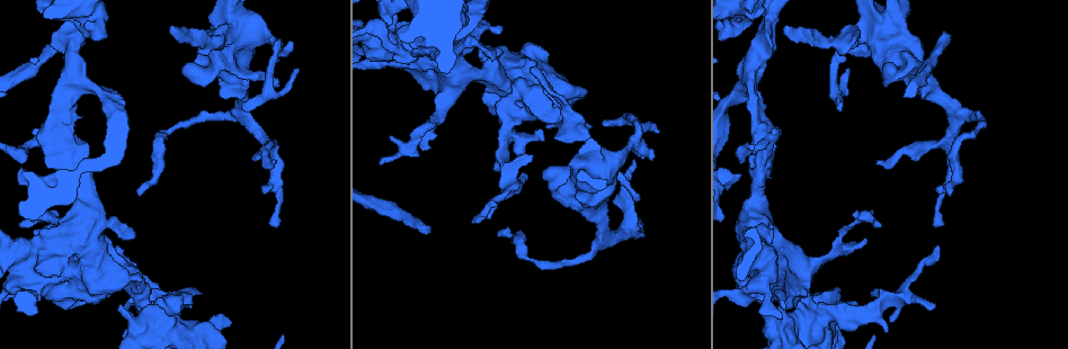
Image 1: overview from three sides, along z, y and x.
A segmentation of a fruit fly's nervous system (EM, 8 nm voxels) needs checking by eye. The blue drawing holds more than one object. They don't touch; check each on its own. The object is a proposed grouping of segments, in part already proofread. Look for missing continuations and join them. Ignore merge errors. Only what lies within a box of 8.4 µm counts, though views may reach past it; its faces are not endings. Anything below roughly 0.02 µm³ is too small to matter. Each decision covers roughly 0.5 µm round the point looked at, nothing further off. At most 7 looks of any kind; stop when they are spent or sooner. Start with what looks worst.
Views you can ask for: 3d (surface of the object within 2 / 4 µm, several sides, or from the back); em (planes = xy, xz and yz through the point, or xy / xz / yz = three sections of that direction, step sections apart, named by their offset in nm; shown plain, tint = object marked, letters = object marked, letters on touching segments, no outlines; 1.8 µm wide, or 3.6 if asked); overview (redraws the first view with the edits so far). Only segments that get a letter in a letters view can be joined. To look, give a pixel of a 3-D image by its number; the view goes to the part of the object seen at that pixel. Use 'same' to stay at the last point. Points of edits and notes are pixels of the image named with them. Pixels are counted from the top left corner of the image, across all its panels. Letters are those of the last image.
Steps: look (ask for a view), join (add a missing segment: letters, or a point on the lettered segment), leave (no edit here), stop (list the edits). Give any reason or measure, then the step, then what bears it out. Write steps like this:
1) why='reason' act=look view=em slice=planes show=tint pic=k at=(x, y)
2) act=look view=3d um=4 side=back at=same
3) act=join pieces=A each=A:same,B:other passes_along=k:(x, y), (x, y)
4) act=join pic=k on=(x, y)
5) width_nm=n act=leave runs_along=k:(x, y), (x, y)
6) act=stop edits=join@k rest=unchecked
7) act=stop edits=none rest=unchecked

why='free end' act=look view=em slice=xy step=8 show=tint pic=1 at=(945, 35)

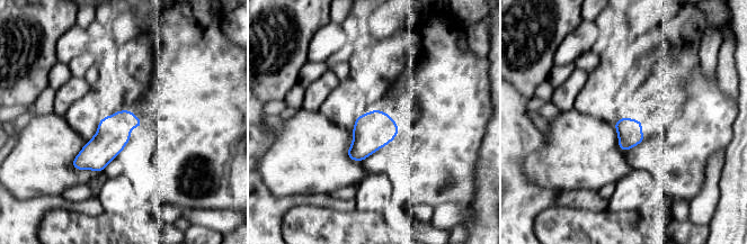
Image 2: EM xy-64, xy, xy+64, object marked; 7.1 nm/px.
act=look view=em slice=planes show=letters at=same

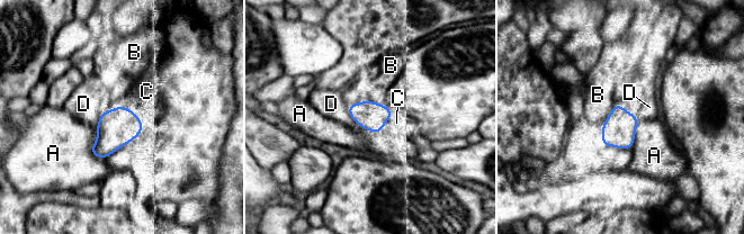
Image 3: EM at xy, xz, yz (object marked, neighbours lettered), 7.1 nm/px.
width_nm=200 act=join pieces=C each=A:other,B:other,C:same,D:other found='it goes on there'

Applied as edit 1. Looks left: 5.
why='four-way junction' act=look view=em um=3.6 slice=planes show=plain pic=1 at=(760, 257)

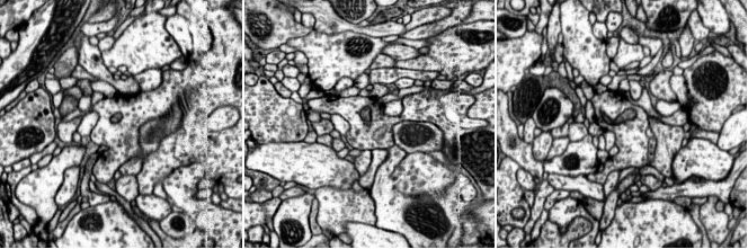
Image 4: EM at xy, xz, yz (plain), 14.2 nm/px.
act=look view=em um=3.6 slice=planes show=letters at=same

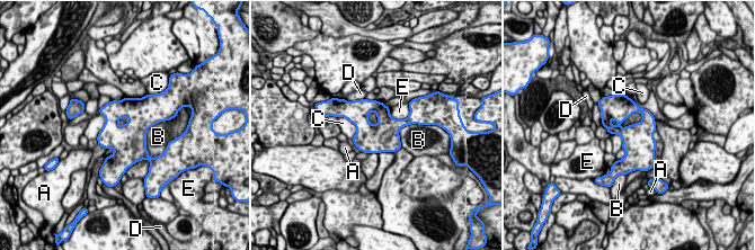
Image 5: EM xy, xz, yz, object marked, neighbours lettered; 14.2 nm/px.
width_nm=340 act=leave each=A:other,B:other,C:other,D:other,E:other border=5:(409, 105), (405, 118), (390, 116) found='none of them fits'

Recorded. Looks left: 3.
why='branch stops here' act=look view=3d um=4 pic=1 at=(877, 160)

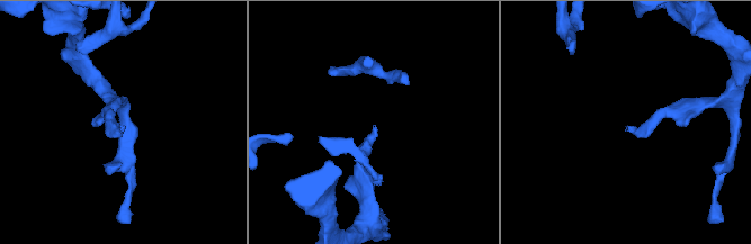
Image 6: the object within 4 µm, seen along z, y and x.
act=look view=em slice=xy step=8 show=letters pic=6 at=(124, 127)

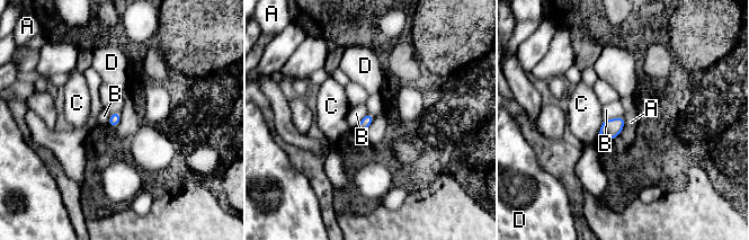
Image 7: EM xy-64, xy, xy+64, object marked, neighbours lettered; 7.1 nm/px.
act=leave each=A:other,B:other,C:other,D:other border=7:(623, 115), (603, 121) found='no lettered segment goes on from it'

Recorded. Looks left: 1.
act=stop edits=join@3 rest=unchecked

